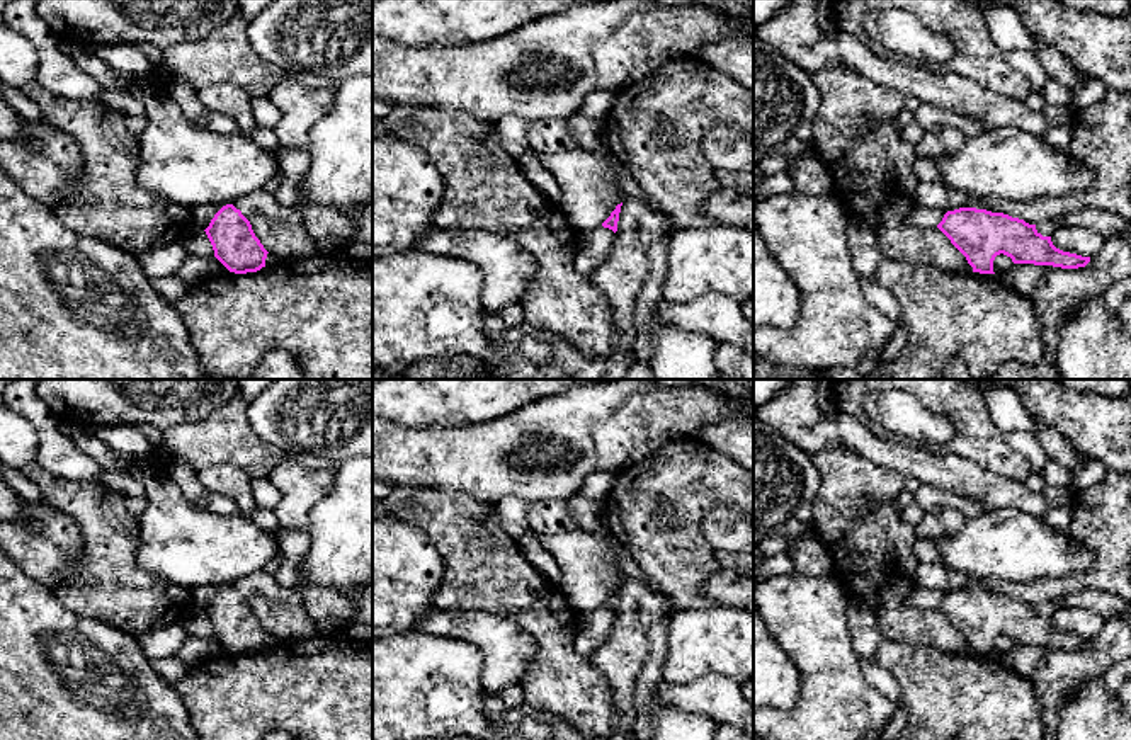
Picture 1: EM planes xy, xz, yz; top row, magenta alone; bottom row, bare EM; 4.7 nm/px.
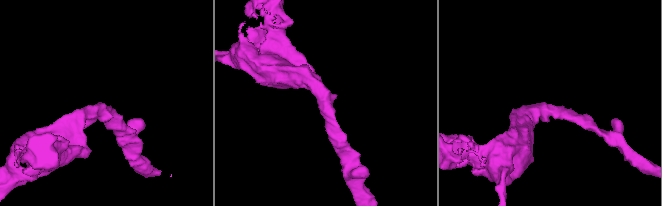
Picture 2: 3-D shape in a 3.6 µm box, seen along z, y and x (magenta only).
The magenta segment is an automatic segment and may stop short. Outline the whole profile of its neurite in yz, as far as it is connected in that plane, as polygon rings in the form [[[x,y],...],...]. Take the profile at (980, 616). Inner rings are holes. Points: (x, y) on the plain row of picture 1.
[[[959,589],[947,592],[937,609],[966,638],[973,653],[980,655],[995,655],[993,641],[1000,635],[1014,645],[1061,650],[1078,650],[1090,643],[1090,638],[1056,629],[1051,618],[1043,618],[1036,606],[1003,594]]]

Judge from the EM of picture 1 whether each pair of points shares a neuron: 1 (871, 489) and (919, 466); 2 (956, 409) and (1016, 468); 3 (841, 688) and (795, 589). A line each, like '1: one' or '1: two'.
1: two
2: one
3: one

